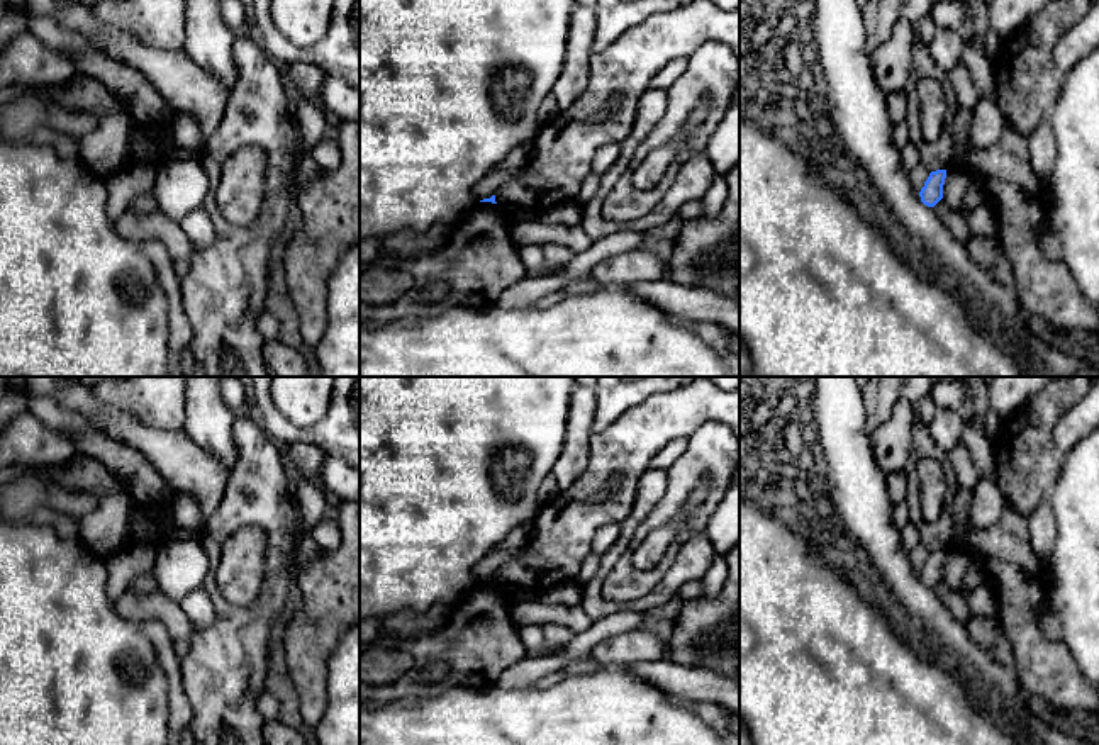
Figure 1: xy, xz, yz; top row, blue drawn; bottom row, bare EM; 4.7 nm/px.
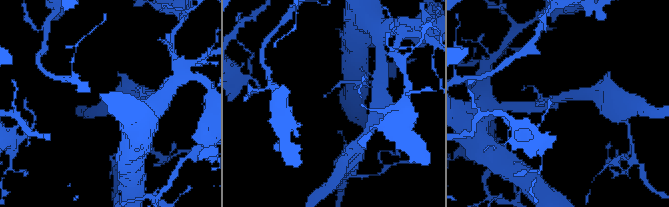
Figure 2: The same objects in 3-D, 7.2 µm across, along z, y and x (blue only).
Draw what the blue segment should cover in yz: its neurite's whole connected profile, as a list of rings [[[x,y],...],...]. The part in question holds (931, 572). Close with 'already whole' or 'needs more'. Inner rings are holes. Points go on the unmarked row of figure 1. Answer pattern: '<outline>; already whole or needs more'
[[[946,550],[931,552],[924,567],[919,572],[921,582],[928,587],[934,587],[943,579],[943,565]]]; already whole

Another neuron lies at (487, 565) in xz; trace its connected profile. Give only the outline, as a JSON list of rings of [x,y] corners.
[[[519,550],[516,552],[500,552],[500,553],[490,553],[487,557],[483,557],[473,574],[477,577],[477,580],[483,580],[483,579],[490,579],[499,567],[502,567],[504,563],[507,563],[510,558],[514,558],[519,553]]]

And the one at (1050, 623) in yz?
[[[1050,604],[1046,606],[1045,613],[1041,614],[1041,626],[1043,626],[1045,635],[1050,640],[1062,640],[1060,621]]]

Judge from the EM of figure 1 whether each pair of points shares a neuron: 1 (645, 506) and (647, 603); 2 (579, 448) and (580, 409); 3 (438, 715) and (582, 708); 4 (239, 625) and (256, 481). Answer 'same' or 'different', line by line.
1: same
2: same
3: same
4: same

